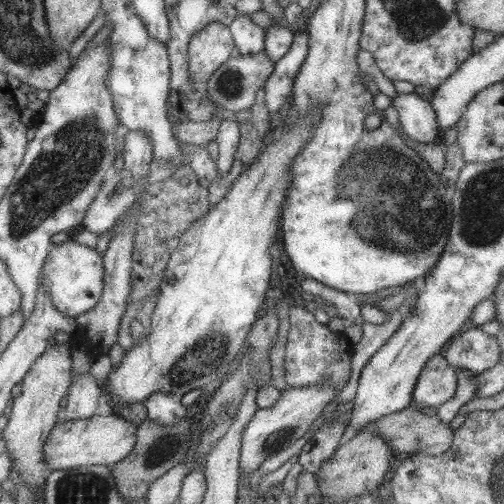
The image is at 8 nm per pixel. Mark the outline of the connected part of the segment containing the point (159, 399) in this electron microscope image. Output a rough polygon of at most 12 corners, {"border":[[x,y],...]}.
{"border":[[152,392],[146,418],[171,425],[185,417],[177,395]]}

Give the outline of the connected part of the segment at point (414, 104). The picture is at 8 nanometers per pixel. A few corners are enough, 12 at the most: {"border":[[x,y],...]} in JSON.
{"border":[[396,94],[399,127],[415,142],[440,142],[430,102]]}

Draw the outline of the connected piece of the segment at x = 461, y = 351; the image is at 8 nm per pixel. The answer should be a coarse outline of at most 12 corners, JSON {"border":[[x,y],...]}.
{"border":[[469,327],[441,355],[452,367],[478,374],[497,362],[494,336]]}

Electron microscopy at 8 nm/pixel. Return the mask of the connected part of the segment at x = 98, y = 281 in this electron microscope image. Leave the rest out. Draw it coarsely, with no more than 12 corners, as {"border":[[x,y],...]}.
{"border":[[71,240],[51,245],[38,283],[62,315],[97,304],[103,261]]}

